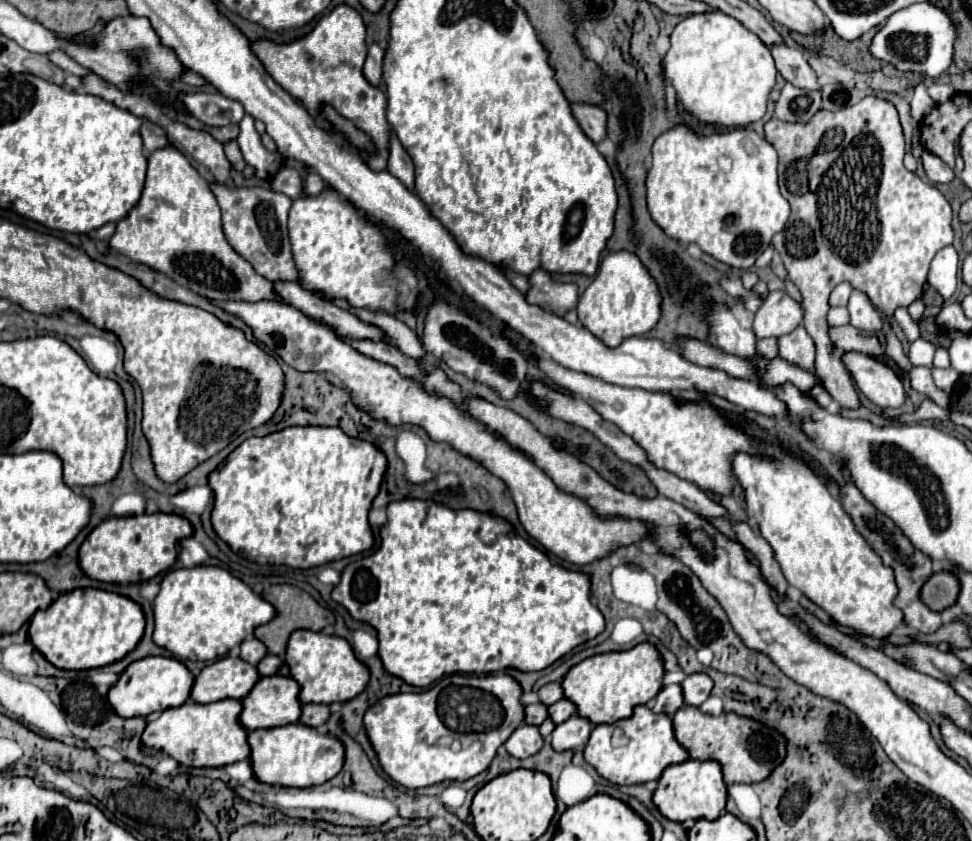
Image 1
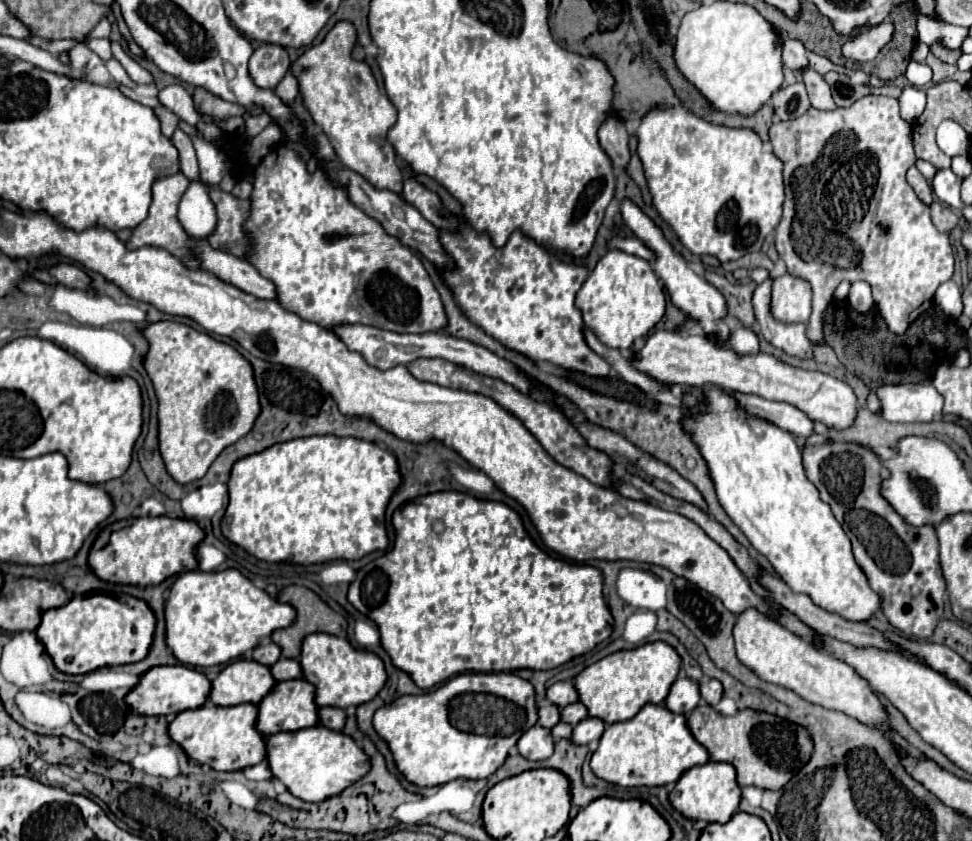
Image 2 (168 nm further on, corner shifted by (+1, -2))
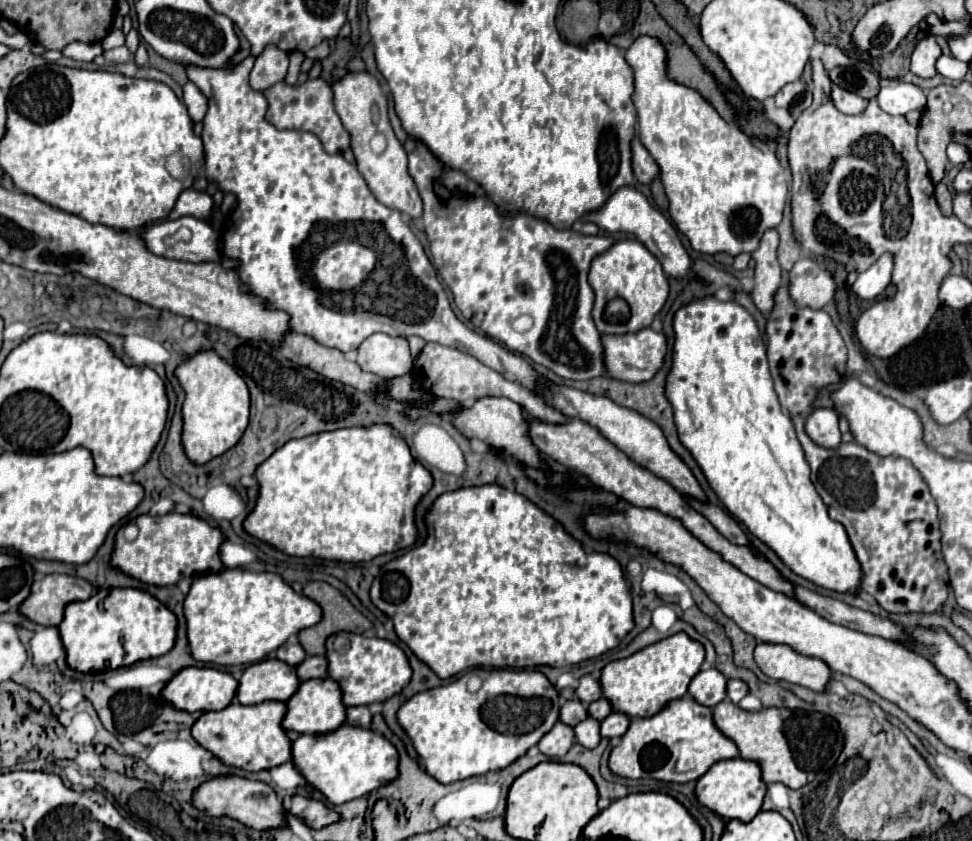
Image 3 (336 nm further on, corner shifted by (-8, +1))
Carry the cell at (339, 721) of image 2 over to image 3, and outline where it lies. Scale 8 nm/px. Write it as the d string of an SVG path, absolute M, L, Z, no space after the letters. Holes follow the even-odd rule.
M347 707L347 723L353 727L371 727L371 713L367 707Z

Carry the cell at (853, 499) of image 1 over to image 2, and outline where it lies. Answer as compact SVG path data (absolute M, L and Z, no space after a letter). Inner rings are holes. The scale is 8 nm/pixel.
M840 442L840 444L824 444L824 446L804 446L802 448L802 464L808 480L818 488L822 502L832 508L832 514L844 528L846 536L852 542L852 552L868 578L872 590L880 596L880 608L888 622L904 636L928 638L940 616L942 616L942 596L946 590L940 560L938 560L938 538L932 526L924 524L920 528L908 524L882 496L882 482L890 478L890 470L882 464L882 460L872 452L862 448L860 444Z

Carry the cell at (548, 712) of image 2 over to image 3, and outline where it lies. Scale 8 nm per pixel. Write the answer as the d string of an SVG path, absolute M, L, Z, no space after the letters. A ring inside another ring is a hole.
M579 699L567 701L567 703L561 707L561 711L559 711L559 721L565 723L565 725L575 727L575 725L577 725L579 721L583 721L583 719L587 719L587 709L585 709L585 705L583 705Z

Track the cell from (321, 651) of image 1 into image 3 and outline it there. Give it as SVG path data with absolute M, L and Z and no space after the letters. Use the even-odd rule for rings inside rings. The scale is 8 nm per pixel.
M335 633L327 637L327 673L341 687L343 705L383 703L399 693L411 679L411 667L405 653L391 641L379 637L365 637L357 633Z

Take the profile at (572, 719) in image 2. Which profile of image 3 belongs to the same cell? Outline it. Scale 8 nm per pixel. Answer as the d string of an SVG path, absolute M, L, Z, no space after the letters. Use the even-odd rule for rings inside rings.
M601 697L601 699L587 705L587 713L589 713L589 717L593 717L597 721L603 721L611 713L611 705L609 705L609 701L605 697Z

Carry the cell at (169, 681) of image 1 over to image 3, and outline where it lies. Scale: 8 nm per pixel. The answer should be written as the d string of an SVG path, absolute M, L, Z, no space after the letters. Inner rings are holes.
M185 667L167 681L167 685L161 691L161 699L173 705L175 709L181 709L187 713L219 711L233 701L235 689L237 689L237 681L229 673L211 669L211 667Z

